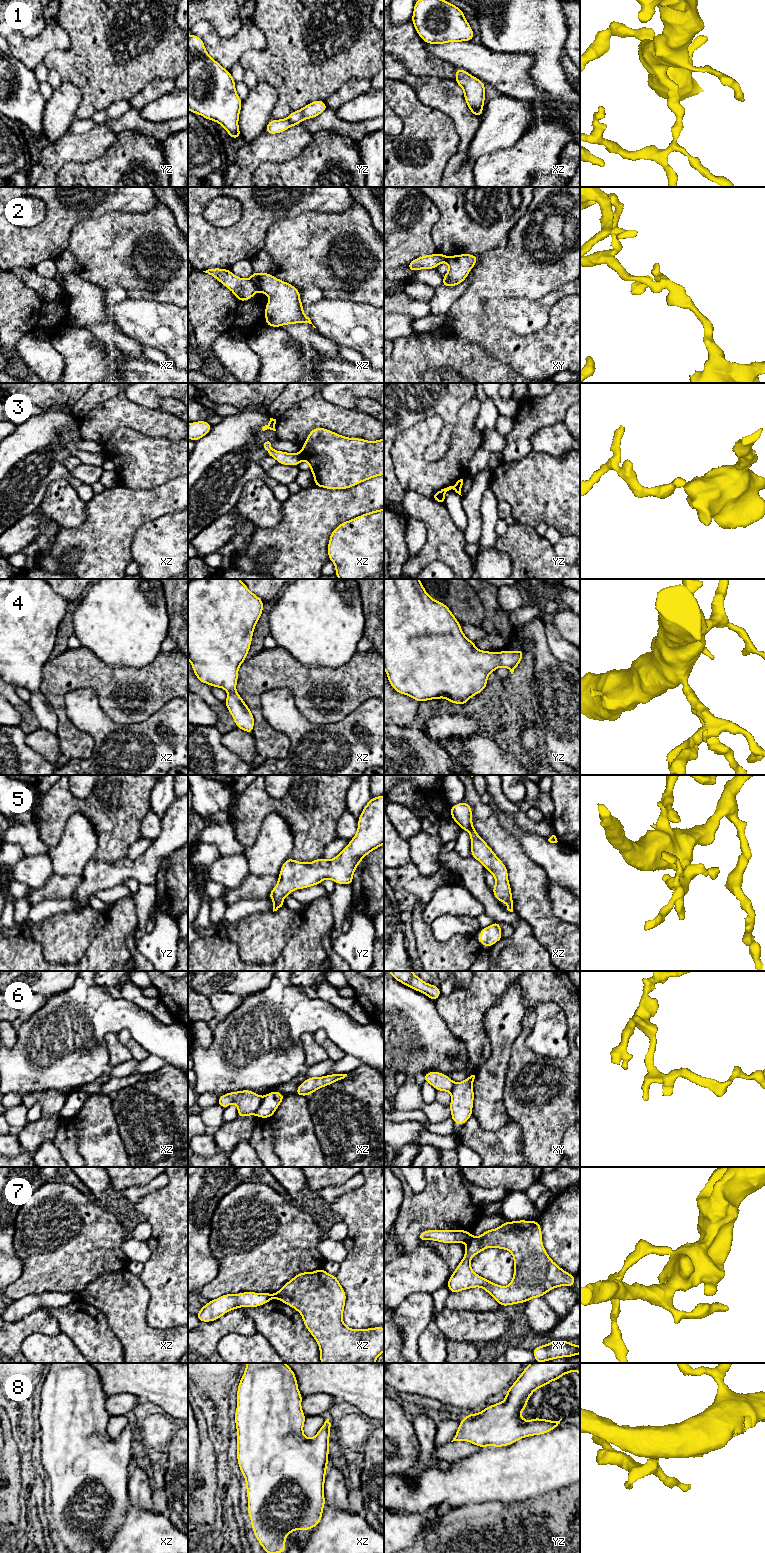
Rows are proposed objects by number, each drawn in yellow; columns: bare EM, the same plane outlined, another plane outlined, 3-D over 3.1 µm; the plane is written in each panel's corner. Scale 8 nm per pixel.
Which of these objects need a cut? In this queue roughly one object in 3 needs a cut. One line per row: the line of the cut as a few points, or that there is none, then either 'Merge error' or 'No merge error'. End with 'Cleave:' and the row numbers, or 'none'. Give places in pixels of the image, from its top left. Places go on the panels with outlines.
1: No split. No merge error
2: Split along xz (250, 278), (258, 289). Merge error
3: Split along xz (300, 452), (303, 459). Merge error
4: No split. No merge error
5: No split. No merge error
6: Split along xz (263, 1097), (254, 1113). Merge error
7: Split along xy (472, 1235), (467, 1242). Merge error
8: No split. No merge error
Cleave: 2, 3, 6, 7

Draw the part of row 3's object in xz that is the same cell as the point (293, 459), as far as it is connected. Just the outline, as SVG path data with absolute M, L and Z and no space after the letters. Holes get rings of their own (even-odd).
M269 441L264 443L264 448L268 452L268 456L275 458L282 465L298 466L303 460L301 453L287 453L272 449Z

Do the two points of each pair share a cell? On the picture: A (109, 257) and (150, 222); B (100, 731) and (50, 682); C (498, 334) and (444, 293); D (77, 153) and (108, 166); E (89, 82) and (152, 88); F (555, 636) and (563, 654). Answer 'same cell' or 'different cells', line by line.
A: same cell
B: different cells
C: different cells
D: different cells
E: different cells
F: same cell

